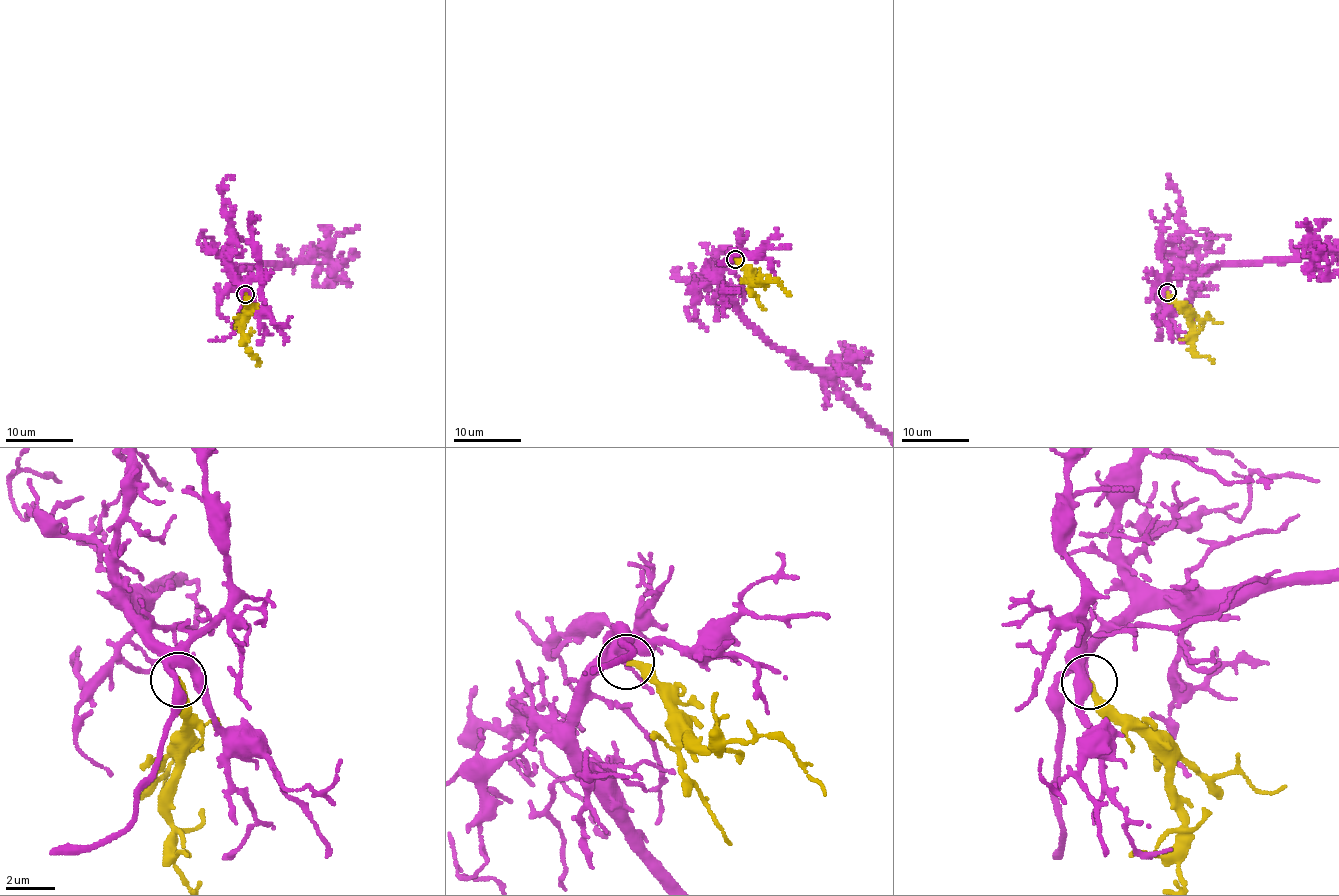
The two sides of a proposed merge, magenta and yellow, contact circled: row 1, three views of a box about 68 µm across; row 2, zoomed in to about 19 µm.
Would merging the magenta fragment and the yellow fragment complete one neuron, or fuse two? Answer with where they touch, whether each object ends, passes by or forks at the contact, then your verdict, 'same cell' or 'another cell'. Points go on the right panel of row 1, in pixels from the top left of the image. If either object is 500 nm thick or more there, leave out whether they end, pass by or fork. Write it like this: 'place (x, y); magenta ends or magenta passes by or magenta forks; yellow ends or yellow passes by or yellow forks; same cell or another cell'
place (1167, 292); magenta passes by; yellow ends; same cell

